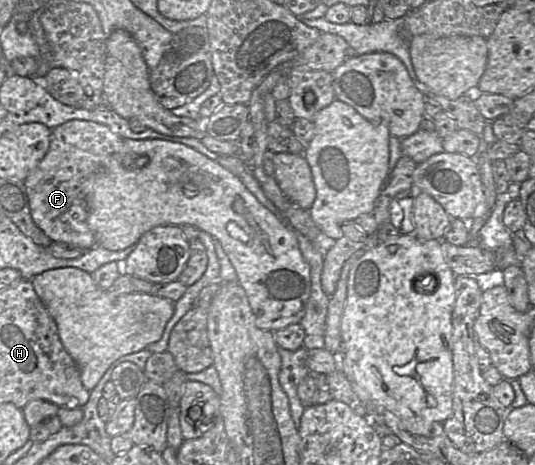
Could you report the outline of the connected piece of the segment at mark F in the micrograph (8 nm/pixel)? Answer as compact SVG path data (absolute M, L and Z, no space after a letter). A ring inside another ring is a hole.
M70 120L55 127L46 155L24 180L34 223L53 242L72 244L84 250L92 249L96 242L87 223L83 182L110 160L117 160L125 167L134 167L139 157L126 151L123 138L112 132L107 125Z

